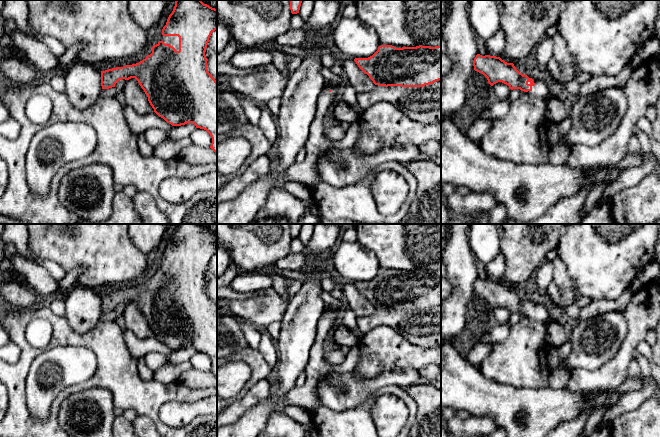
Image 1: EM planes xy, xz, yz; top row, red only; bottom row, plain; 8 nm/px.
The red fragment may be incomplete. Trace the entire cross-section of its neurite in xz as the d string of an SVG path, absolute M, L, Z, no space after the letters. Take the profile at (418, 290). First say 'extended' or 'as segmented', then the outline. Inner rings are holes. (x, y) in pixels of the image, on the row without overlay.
as segmented; M381 269L372 280L355 282L354 285L379 310L423 311L441 304L441 269L402 272Z

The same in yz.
extended; M477 278L473 290L475 295L487 302L491 310L502 306L511 314L520 313L522 316L539 321L546 326L555 321L543 305L523 299L513 287L507 287L500 281Z

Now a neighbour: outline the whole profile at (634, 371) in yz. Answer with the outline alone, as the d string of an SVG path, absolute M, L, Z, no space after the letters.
M636 362L631 363L627 371L627 379L634 379L634 378L640 379L643 385L647 383L647 377L642 374Z

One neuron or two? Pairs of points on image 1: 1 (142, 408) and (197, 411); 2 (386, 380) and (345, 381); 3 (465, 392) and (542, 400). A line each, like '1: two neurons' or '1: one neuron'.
1: two neurons
2: one neuron
3: one neuron

